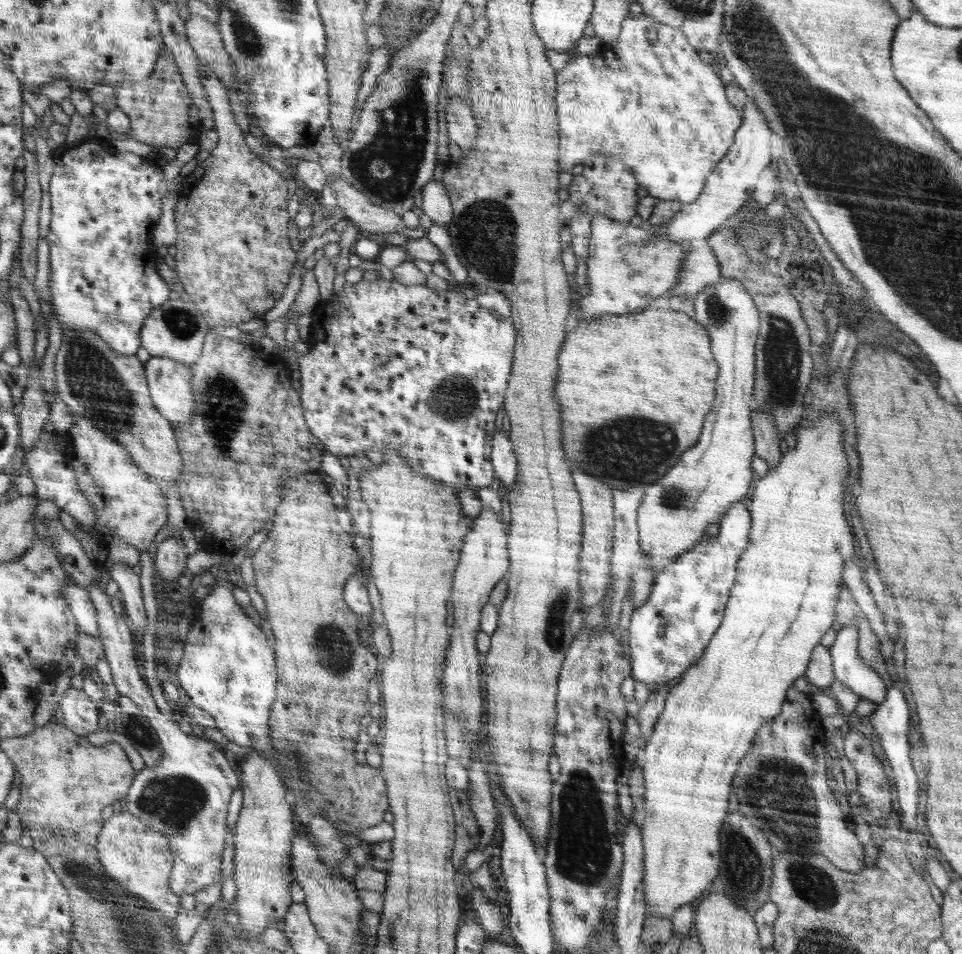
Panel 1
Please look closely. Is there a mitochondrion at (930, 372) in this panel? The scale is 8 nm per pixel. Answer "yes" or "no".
no

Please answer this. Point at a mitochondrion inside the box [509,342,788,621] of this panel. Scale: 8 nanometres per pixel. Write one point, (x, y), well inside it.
(635, 450)

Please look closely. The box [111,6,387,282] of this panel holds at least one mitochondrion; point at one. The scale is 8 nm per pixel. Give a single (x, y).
(248, 41)

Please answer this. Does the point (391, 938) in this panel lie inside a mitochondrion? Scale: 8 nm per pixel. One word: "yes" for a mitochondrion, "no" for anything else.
no

